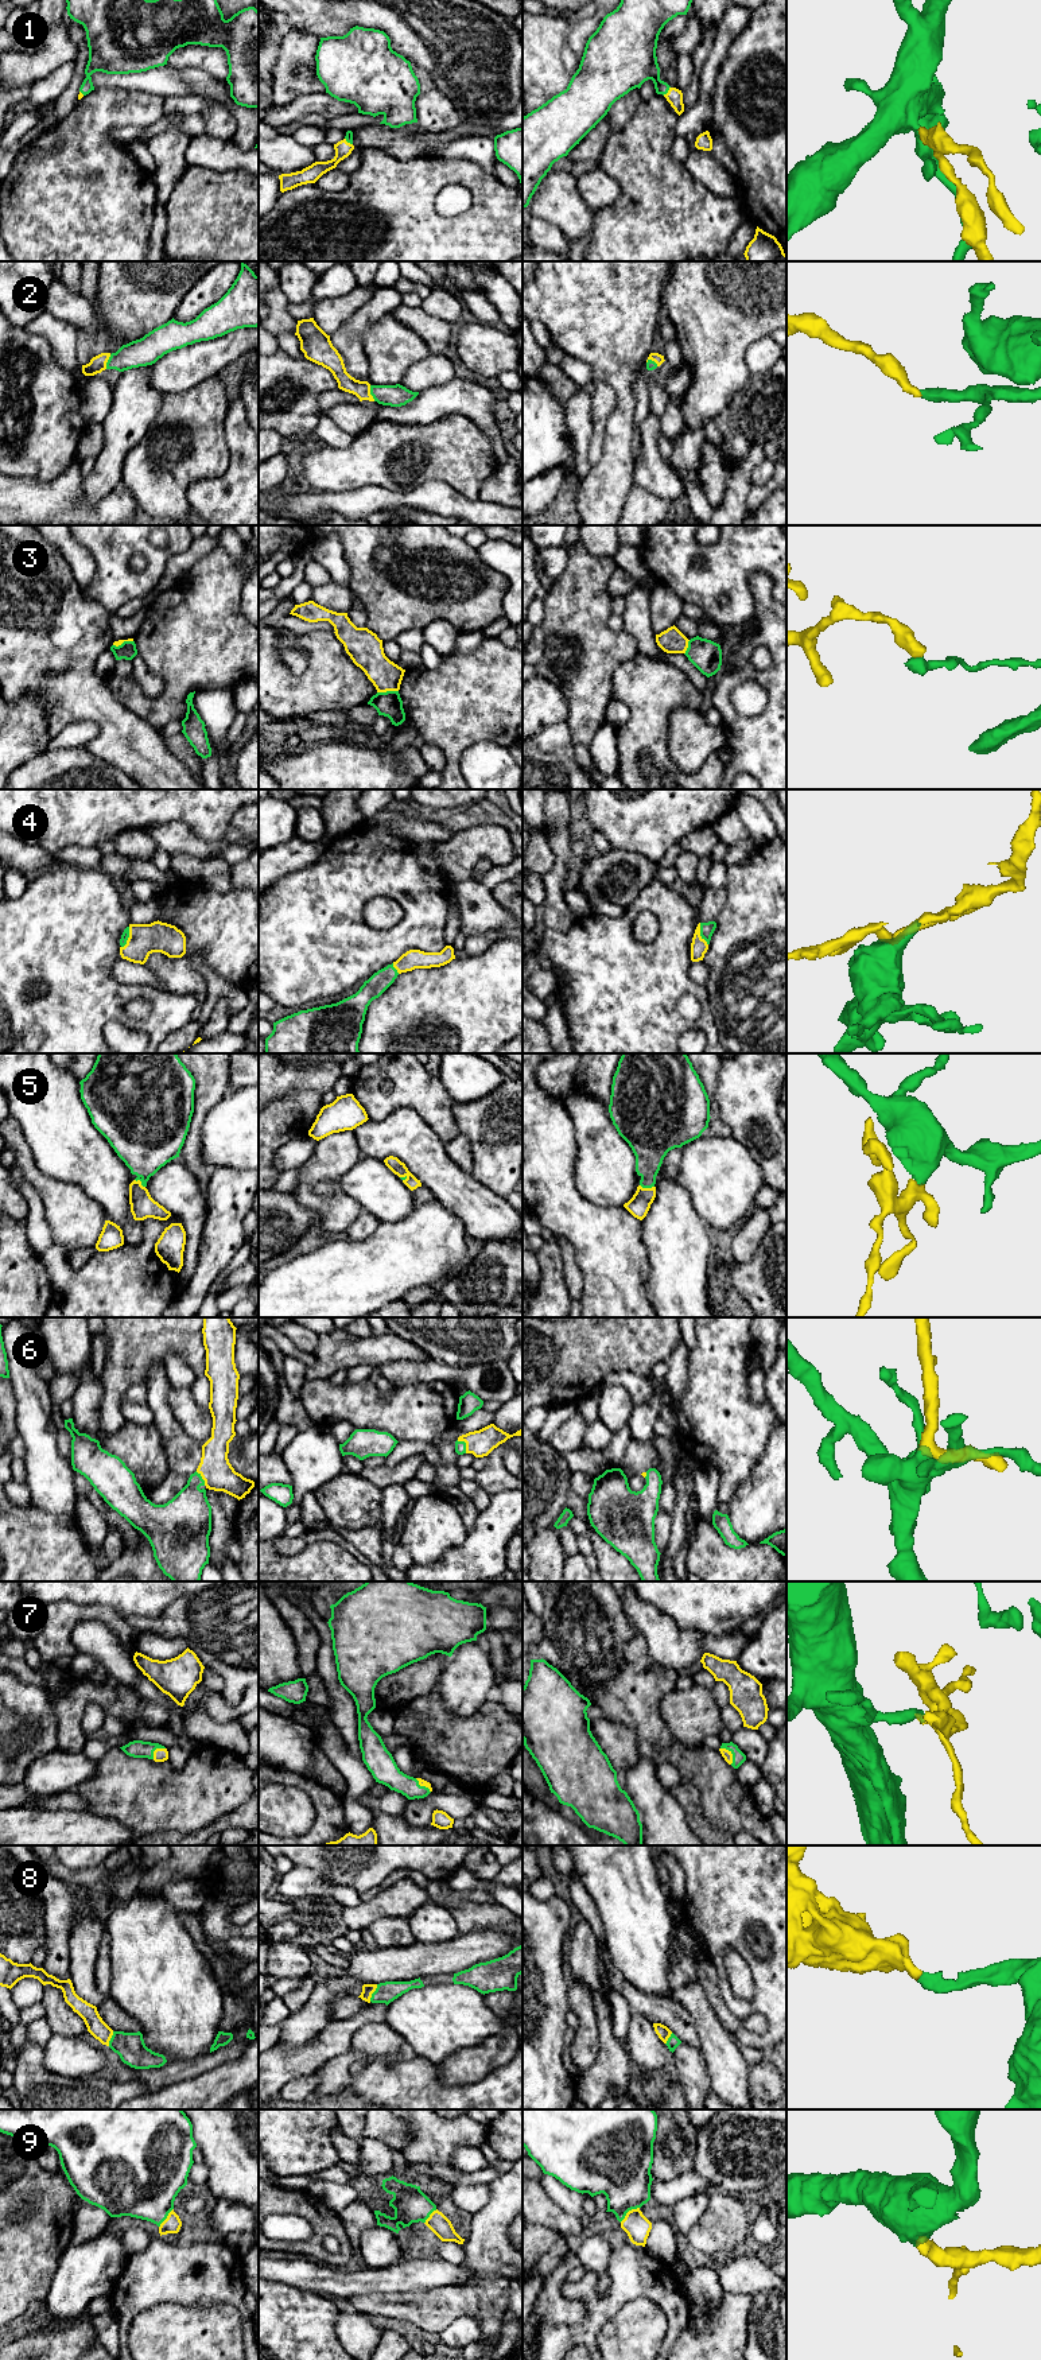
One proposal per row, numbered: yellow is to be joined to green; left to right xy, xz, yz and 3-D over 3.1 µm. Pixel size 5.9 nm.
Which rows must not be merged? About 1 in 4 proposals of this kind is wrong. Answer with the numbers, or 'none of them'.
3

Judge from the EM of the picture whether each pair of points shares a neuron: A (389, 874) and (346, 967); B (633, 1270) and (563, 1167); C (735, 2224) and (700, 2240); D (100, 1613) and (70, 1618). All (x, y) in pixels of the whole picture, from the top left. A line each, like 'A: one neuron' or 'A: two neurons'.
A: one neuron
B: one neuron
C: one neuron
D: one neuron

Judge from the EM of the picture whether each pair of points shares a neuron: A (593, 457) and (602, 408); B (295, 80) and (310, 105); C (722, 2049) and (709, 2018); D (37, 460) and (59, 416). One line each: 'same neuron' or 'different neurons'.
A: same neuron
B: different neurons
C: same neuron
D: same neuron

